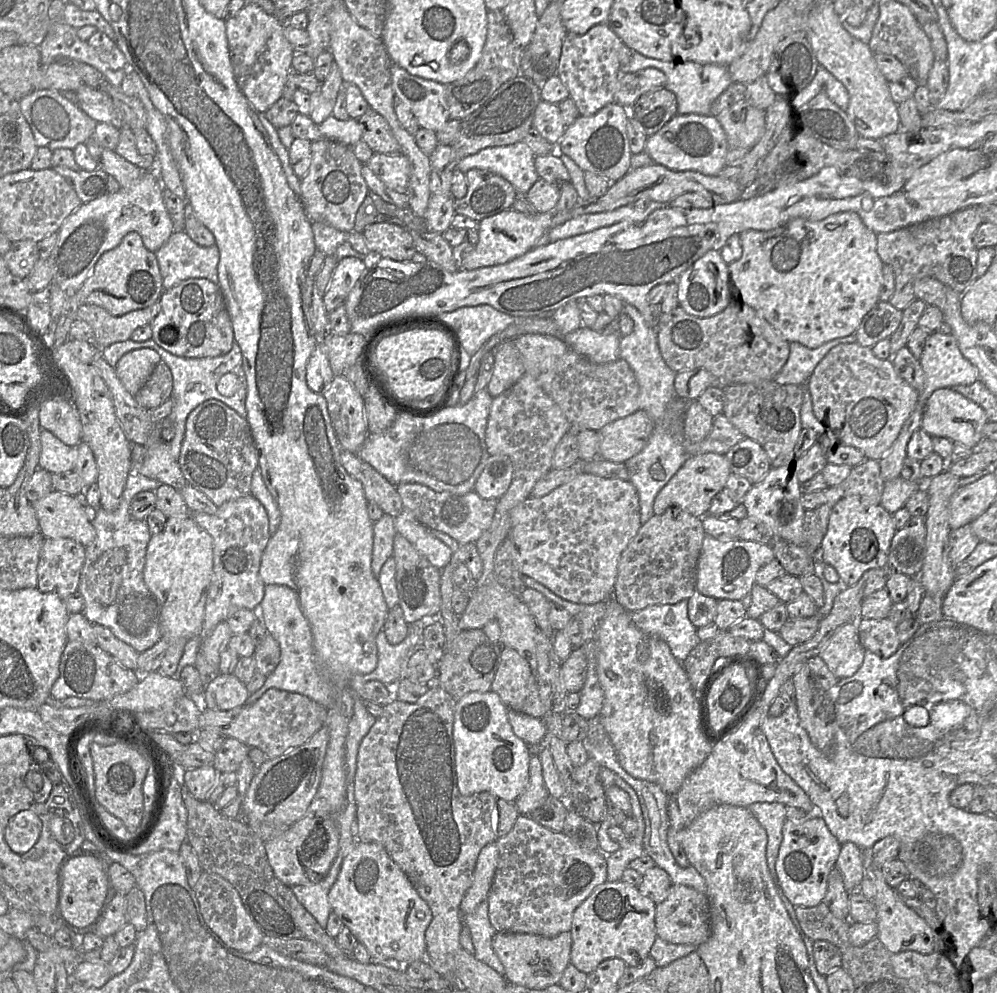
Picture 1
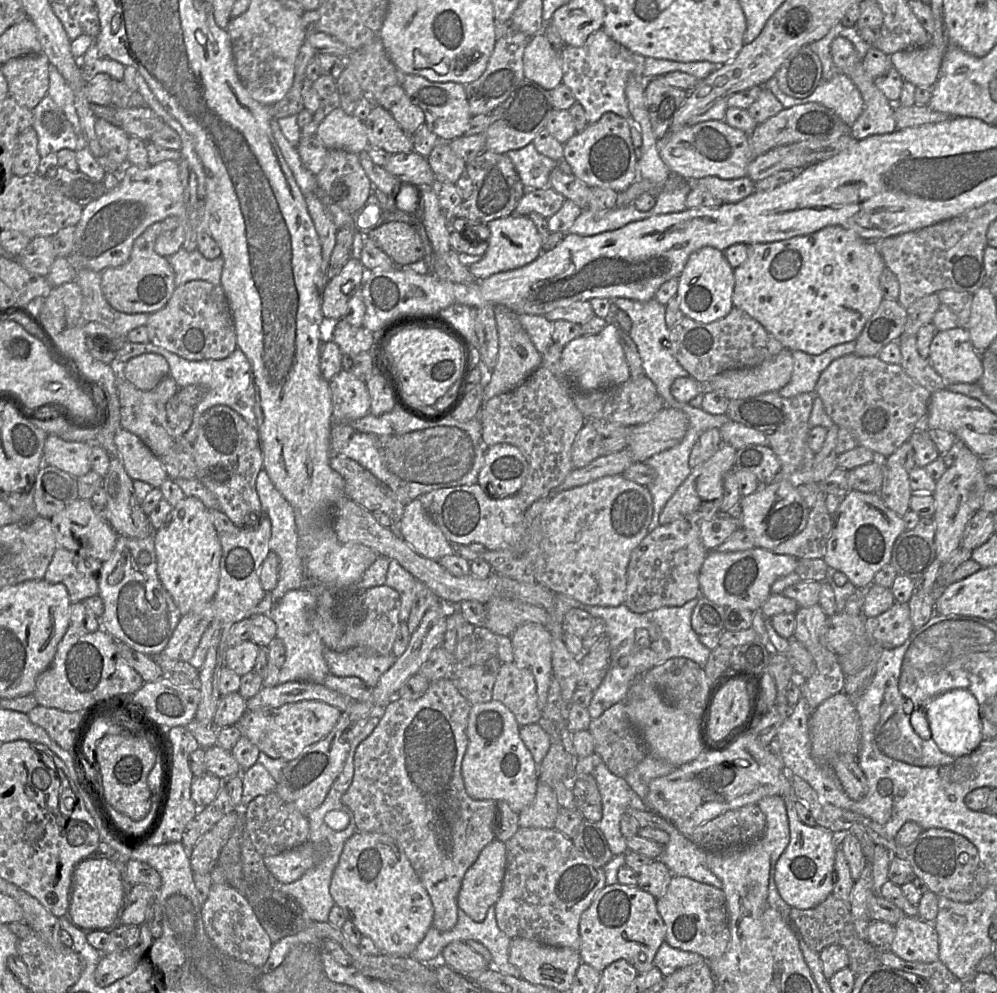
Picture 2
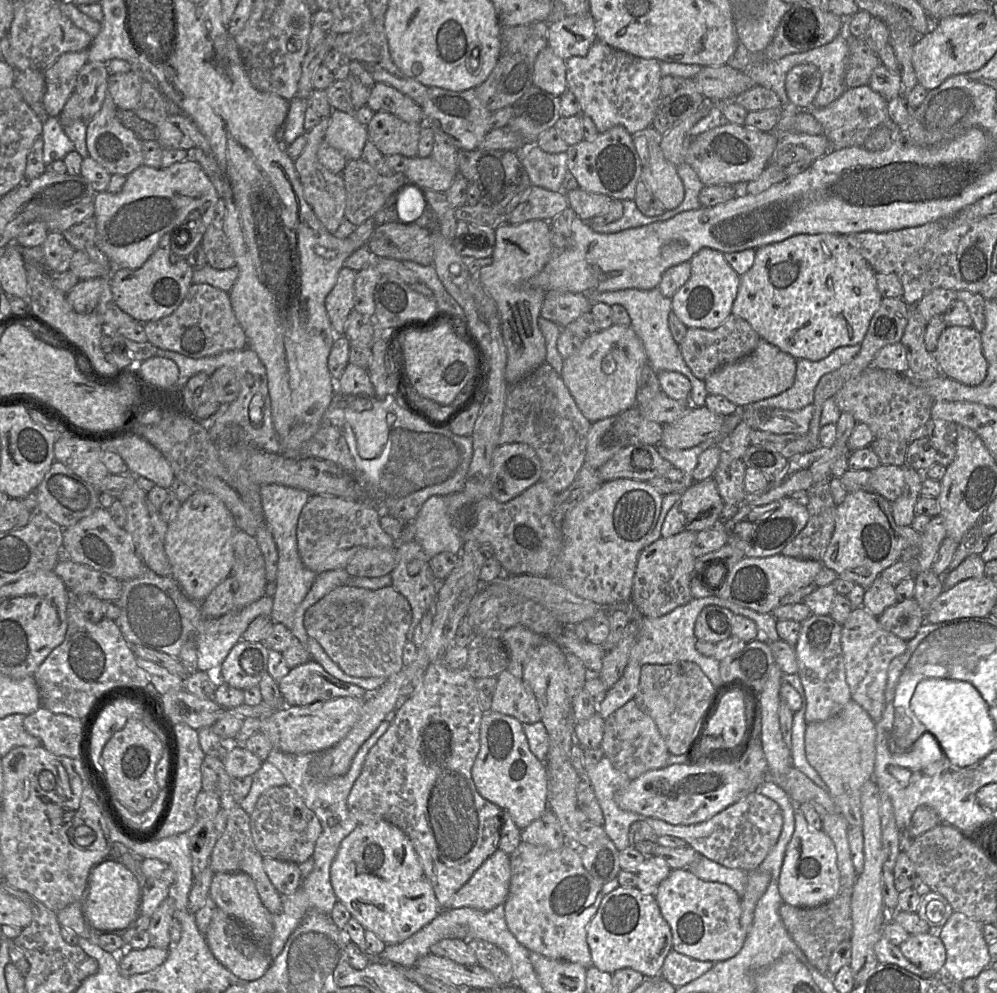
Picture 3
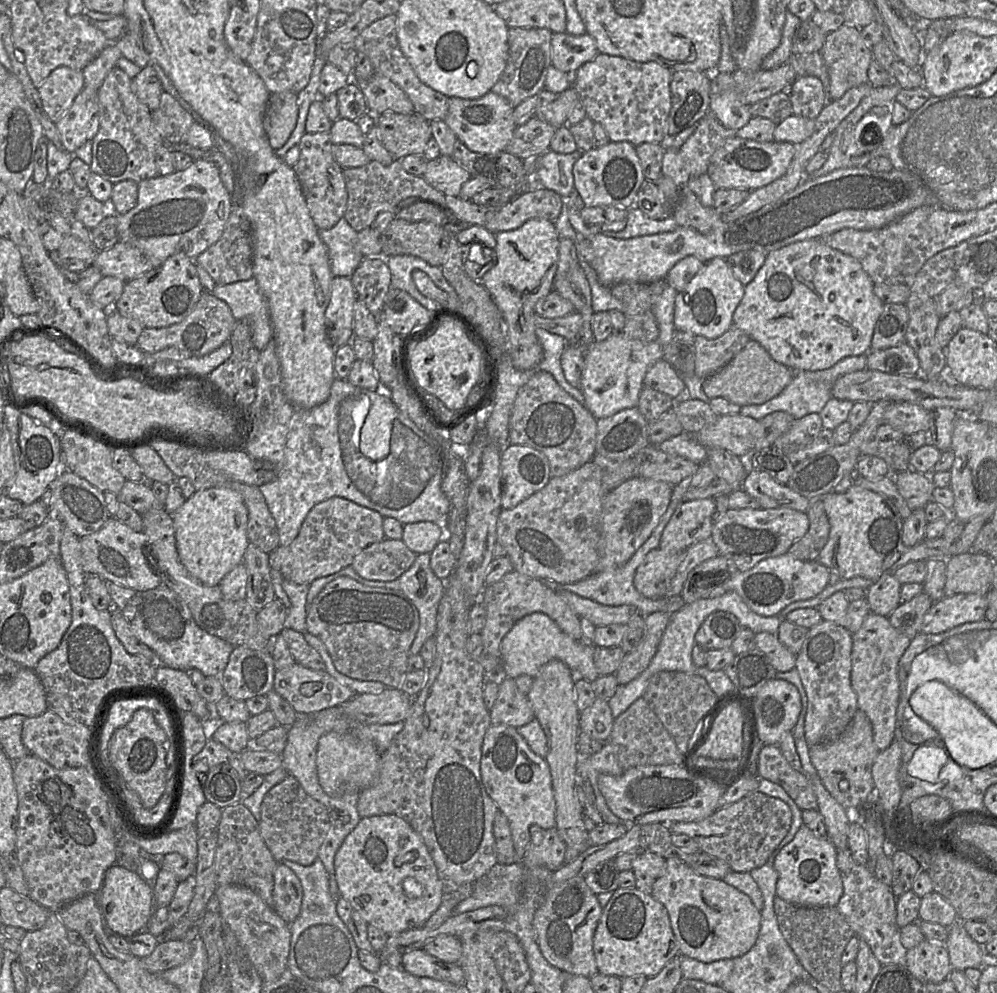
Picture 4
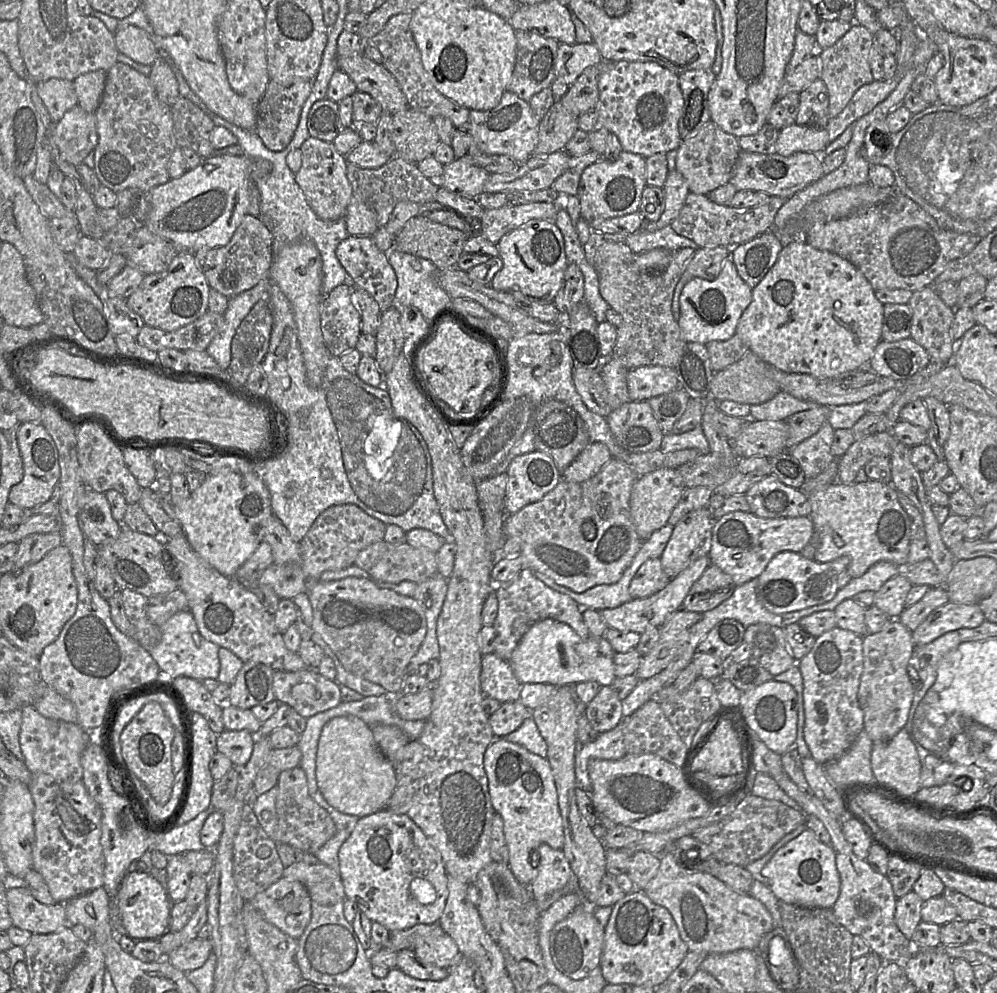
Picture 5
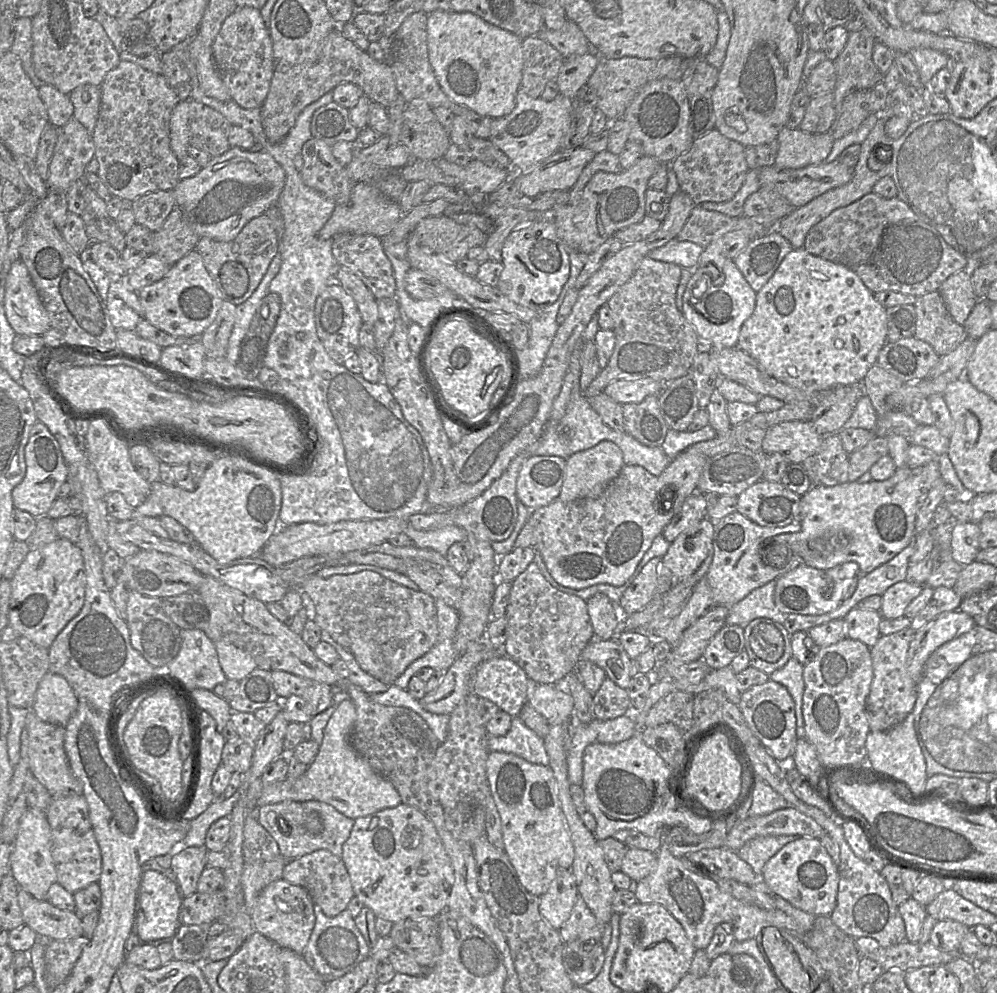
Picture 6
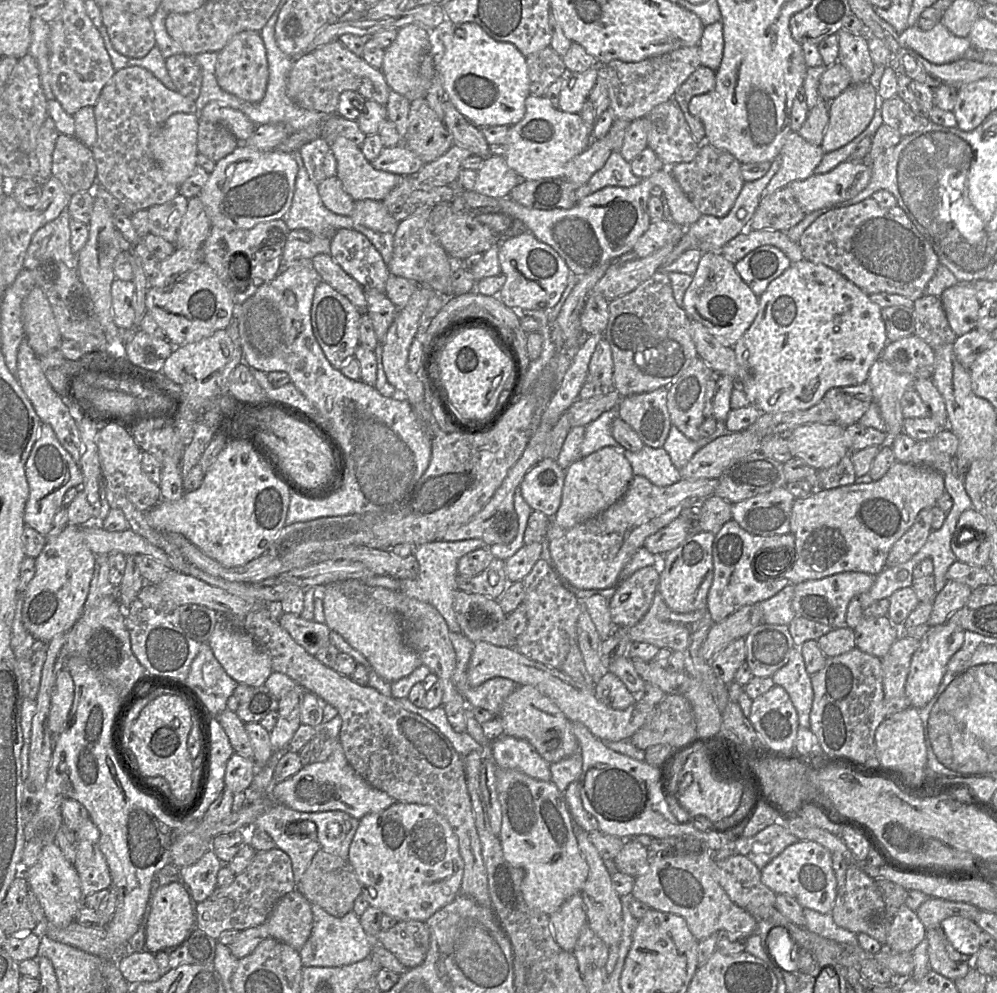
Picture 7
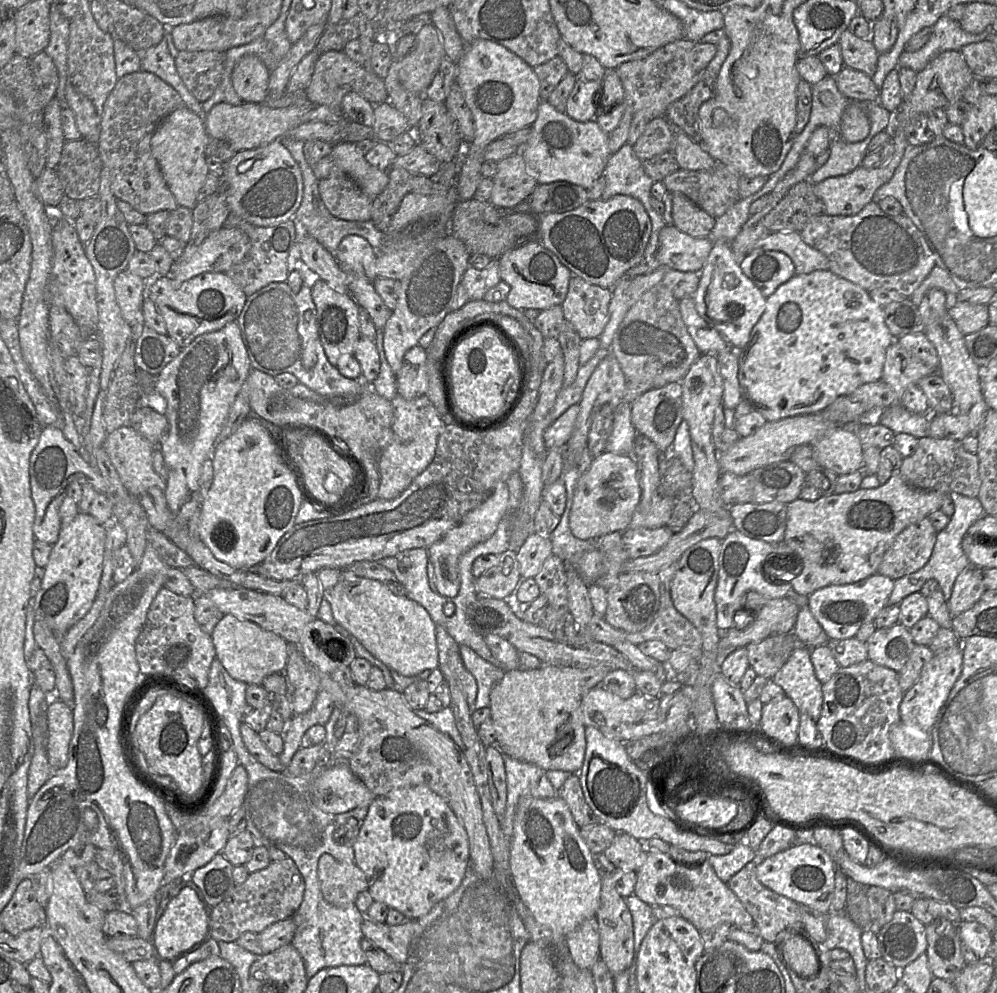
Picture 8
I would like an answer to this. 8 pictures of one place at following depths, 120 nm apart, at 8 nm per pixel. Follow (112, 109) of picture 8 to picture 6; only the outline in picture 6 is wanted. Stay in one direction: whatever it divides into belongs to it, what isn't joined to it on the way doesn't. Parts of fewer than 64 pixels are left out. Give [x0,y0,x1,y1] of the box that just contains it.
[92,59,181,203]

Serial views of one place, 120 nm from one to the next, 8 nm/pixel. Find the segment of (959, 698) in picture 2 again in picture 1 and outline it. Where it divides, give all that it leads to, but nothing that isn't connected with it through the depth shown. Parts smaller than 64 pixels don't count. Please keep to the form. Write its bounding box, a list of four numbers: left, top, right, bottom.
[929,700,971,733]

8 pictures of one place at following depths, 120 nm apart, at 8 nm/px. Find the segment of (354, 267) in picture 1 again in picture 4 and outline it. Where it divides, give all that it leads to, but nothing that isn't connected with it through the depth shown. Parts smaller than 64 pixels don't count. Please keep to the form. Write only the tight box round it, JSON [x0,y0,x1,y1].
[325,277,357,349]

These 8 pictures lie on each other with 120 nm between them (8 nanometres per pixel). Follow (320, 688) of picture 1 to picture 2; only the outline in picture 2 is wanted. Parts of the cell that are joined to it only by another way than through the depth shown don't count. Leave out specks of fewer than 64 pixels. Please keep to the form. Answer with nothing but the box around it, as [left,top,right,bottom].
[269,589,330,684]

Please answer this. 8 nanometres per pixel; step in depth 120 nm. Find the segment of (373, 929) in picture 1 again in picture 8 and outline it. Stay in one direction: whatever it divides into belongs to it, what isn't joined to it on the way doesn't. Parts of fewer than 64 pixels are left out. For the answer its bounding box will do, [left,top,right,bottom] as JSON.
[353,785,469,920]

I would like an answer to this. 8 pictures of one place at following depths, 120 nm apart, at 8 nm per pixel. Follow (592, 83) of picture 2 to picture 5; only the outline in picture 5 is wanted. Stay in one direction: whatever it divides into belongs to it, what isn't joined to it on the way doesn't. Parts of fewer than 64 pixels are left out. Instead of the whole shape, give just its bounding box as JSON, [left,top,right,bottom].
[595,61,684,157]

